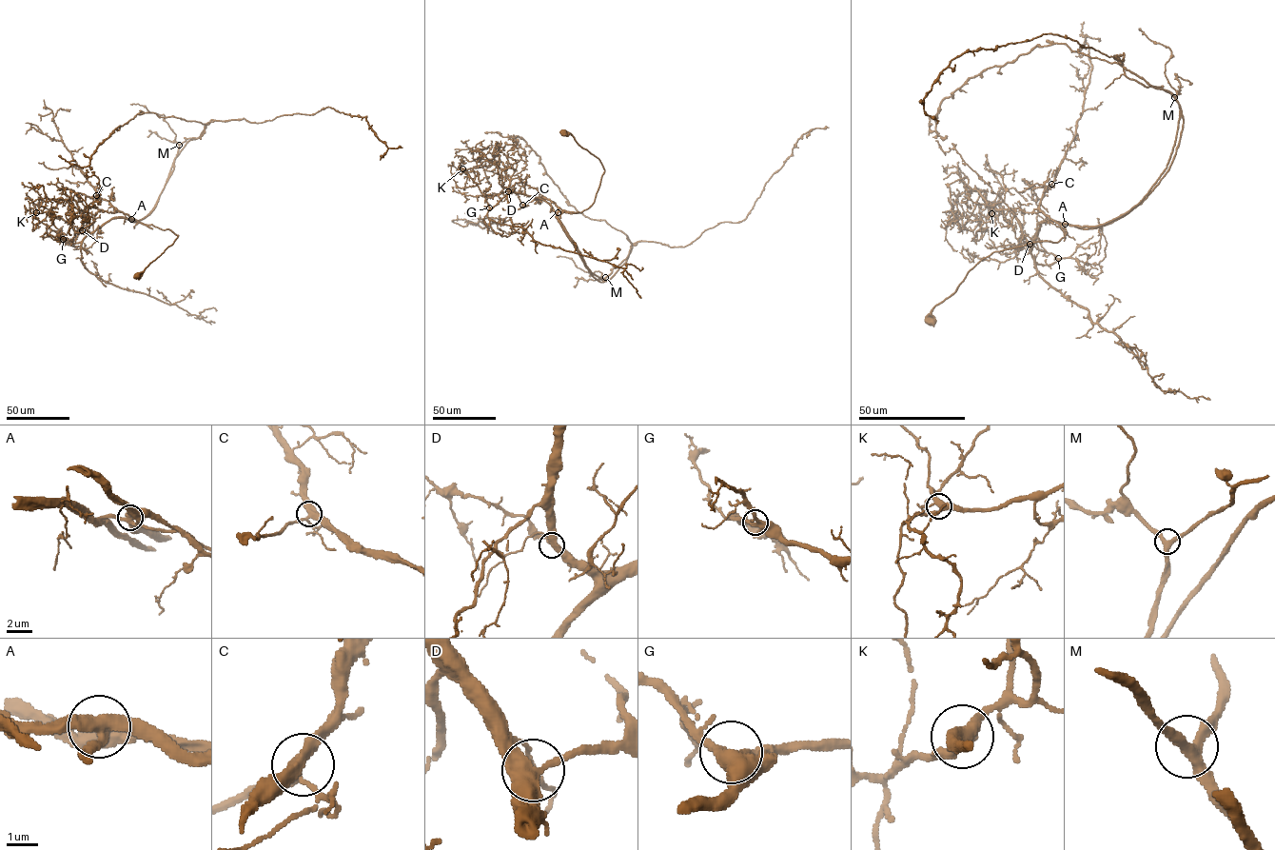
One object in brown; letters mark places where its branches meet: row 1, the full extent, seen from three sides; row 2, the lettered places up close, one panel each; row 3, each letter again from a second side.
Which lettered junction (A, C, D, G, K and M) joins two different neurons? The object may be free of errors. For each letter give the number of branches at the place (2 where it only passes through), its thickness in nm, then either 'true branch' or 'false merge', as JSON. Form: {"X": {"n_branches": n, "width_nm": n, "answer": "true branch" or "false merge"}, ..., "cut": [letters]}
{"A": {"n_branches": 4, "width_nm": 400, "answer": "false merge"}, "C": {"n_branches": 4, "width_nm": 360, "answer": "true branch"}, "D": {"n_branches": 3, "width_nm": 380, "answer": "true branch"}, "G": {"n_branches": 3, "width_nm": 400, "answer": "true branch"}, "K": {"n_branches": 4, "width_nm": 400, "answer": "true branch"}, "M": {"n_branches": 3, "width_nm": 320, "answer": "true branch"}, "cut": ["A"]}

